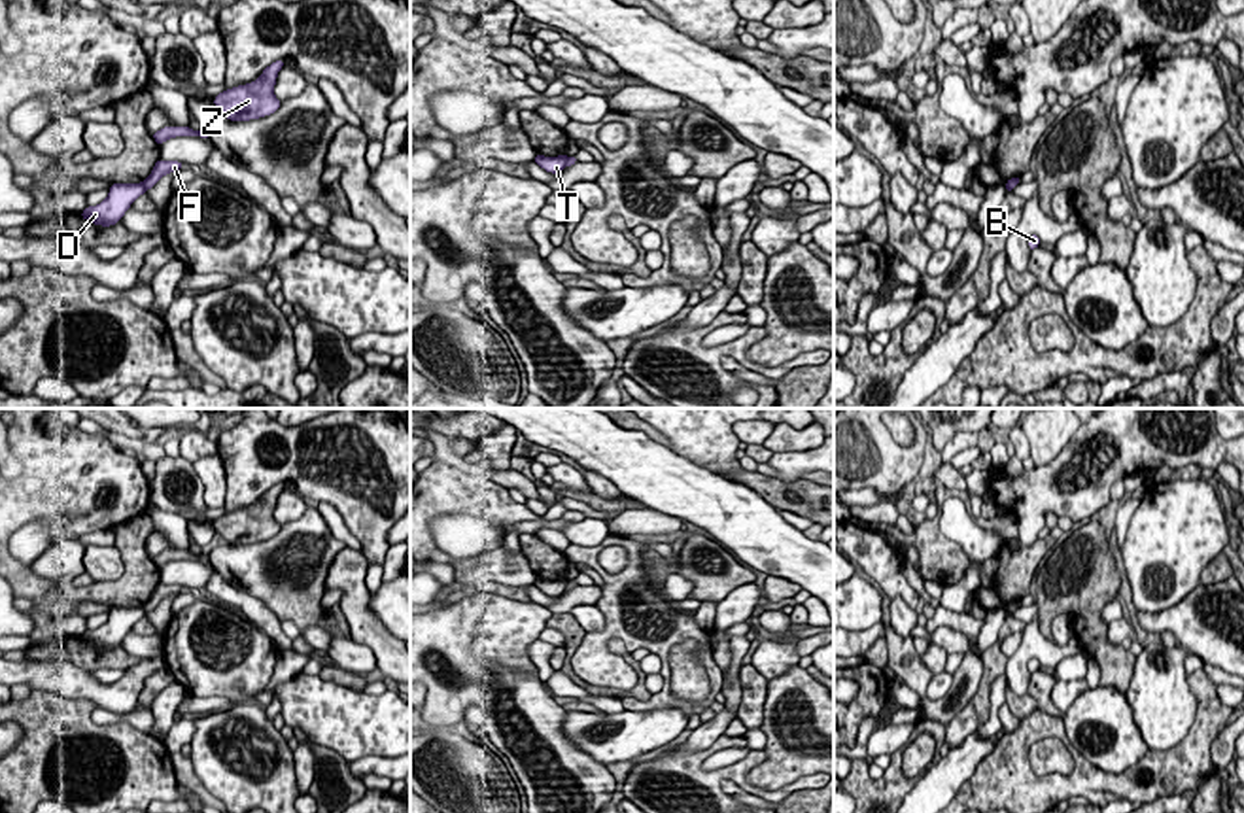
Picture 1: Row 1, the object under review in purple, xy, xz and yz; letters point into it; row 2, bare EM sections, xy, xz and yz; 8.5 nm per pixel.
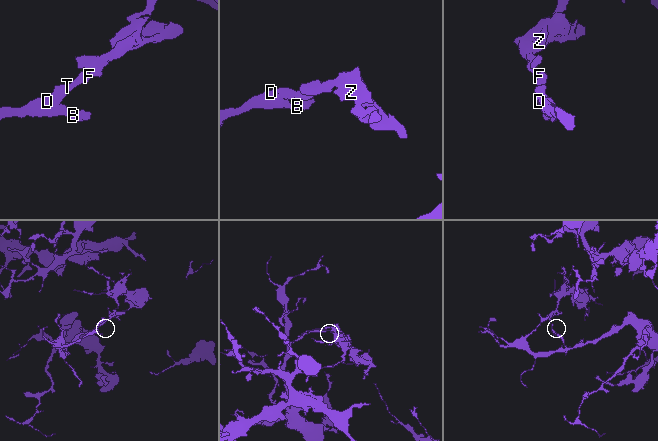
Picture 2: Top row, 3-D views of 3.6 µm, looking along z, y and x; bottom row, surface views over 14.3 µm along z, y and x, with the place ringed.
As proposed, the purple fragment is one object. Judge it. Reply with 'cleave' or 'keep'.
cleave

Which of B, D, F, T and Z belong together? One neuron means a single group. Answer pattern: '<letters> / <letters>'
B D T / F Z

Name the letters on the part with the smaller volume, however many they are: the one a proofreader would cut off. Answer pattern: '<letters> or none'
F, Z

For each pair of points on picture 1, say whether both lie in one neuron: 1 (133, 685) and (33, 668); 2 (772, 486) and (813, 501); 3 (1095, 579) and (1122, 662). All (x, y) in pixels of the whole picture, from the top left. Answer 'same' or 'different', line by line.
1: same
2: same
3: same

